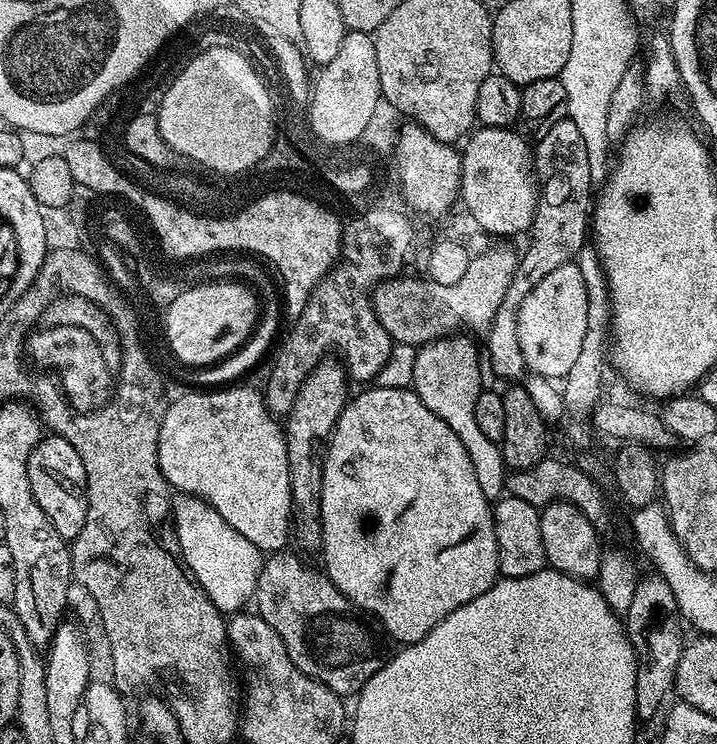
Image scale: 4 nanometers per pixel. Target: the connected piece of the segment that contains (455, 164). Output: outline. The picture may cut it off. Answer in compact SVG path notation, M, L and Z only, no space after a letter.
M405 124L408 125L401 127L395 137L395 151L400 152L400 188L404 191L404 200L424 216L447 217L460 195L461 153L453 145L432 139L419 124Z

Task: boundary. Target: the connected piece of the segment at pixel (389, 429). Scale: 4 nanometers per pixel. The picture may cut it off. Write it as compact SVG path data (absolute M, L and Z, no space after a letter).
M368 386L365 392L360 392L351 397L345 404L342 414L338 418L336 428L332 432L332 439L324 454L324 473L322 474L322 486L320 487L320 529L324 546L323 571L334 582L336 589L342 593L357 609L373 612L380 619L380 624L396 640L401 640L401 645L417 644L423 640L442 618L446 618L454 610L466 606L466 602L474 602L490 586L495 584L500 576L498 566L498 546L494 538L494 522L492 521L492 504L490 497L482 494L482 486L478 486L478 477L474 474L474 462L470 462L470 454L466 454L466 446L434 414L421 400L416 397L415 391L408 388L382 388Z

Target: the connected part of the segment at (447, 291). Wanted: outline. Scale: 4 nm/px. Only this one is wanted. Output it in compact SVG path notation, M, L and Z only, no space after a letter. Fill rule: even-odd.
M492 248L481 256L473 255L470 266L466 266L466 274L462 274L462 282L454 282L454 286L438 286L438 282L427 278L419 280L416 276L384 280L371 289L372 312L378 322L382 322L386 334L390 334L392 341L397 344L423 346L453 330L484 334L494 322L494 314L498 314L498 306L502 306L502 298L506 298L506 290L515 277L517 267L518 252L512 248Z

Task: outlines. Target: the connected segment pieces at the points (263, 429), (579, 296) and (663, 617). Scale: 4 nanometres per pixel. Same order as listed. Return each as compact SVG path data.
M224 386L219 390L188 390L190 392L186 393L185 396L178 397L176 401L173 399L169 403L165 417L162 418L160 423L160 433L158 434L158 466L162 470L169 489L176 491L177 488L177 493L205 500L211 508L218 510L218 514L222 514L222 518L226 518L226 522L230 522L230 526L234 526L234 530L238 530L238 534L242 534L242 538L254 542L254 546L259 548L261 553L271 554L287 549L290 544L292 491L290 490L290 478L288 477L288 455L284 444L285 429L281 425L280 428L276 425L279 423L269 412L268 405L264 403L263 395L257 389L255 392L252 388L236 387L238 386Z
M569 262L558 266L558 270L546 274L526 300L522 302L522 310L518 310L516 329L518 330L518 346L522 346L522 358L525 369L534 375L544 376L551 382L563 381L570 374L570 365L576 361L582 347L582 337L586 335L586 310L588 309L588 295L586 286L582 282L582 270L579 263Z
M659 575L644 580L635 586L630 609L624 613L625 632L636 654L635 704L639 719L652 717L661 706L666 694L673 689L677 662L684 645L678 628L676 599L669 584Z

